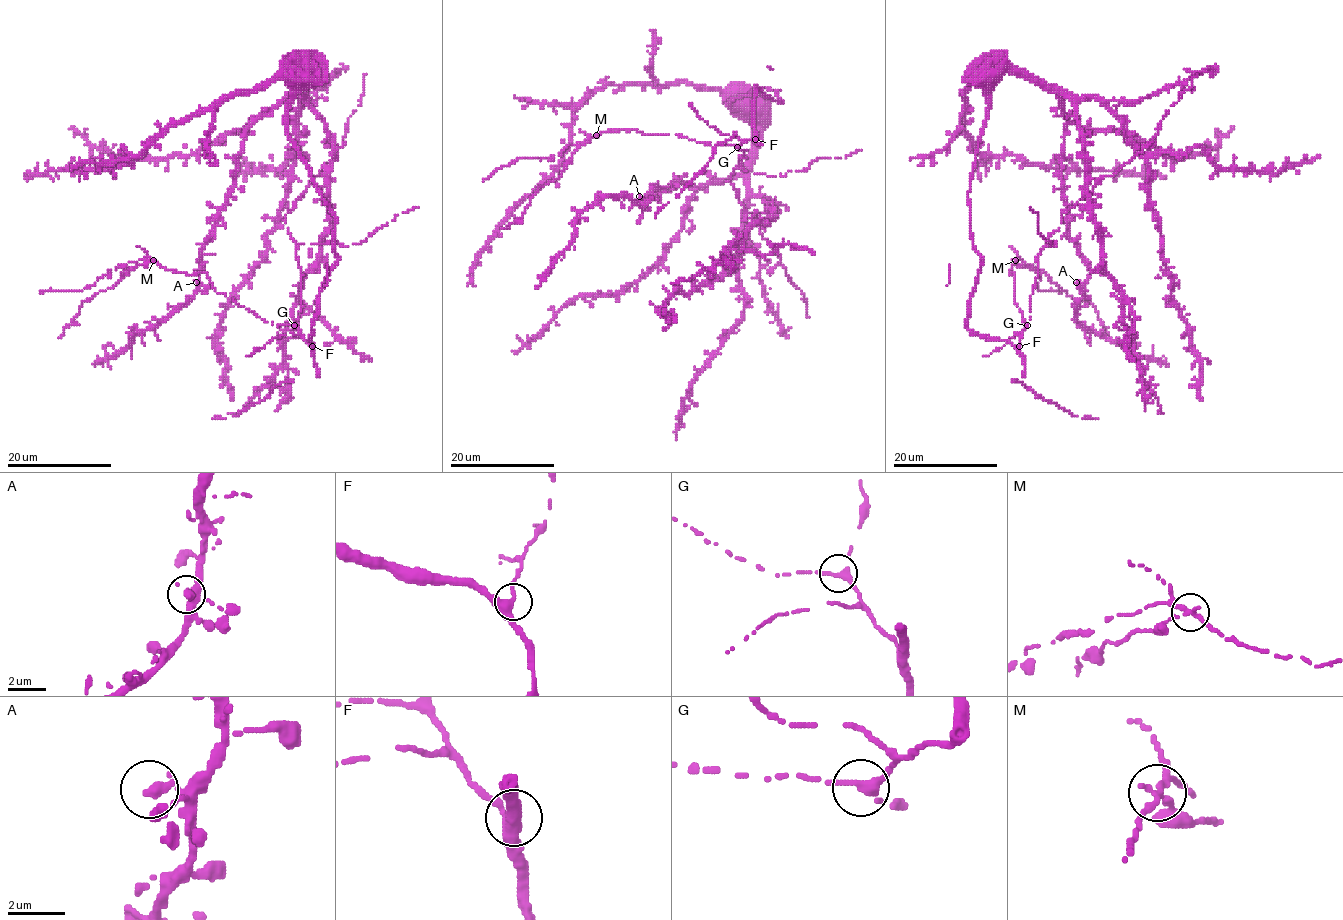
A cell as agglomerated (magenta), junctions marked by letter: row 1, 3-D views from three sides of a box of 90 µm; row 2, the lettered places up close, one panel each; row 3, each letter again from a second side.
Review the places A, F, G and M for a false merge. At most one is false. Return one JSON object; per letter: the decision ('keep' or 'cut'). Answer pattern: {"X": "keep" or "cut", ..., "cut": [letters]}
{"A": "keep", "F": "keep", "G": "keep", "M": "cut", "cut": ["M"]}

